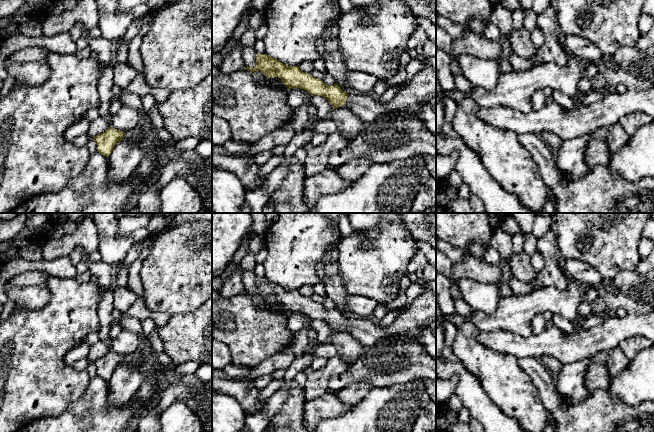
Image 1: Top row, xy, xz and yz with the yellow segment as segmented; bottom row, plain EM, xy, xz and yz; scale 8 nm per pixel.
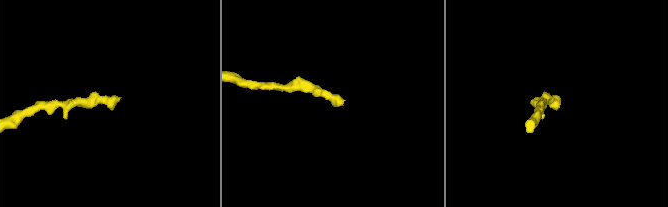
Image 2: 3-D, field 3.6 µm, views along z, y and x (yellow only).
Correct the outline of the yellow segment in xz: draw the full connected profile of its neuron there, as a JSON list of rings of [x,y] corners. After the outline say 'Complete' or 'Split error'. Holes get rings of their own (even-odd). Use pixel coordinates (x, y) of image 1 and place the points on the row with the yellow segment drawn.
[[[257,53],[256,66],[243,68],[251,74],[260,71],[268,79],[278,77],[291,89],[300,88],[311,96],[323,96],[333,109],[345,106],[365,123],[372,123],[380,116],[390,113],[406,113],[424,122],[421,114],[423,104],[429,105],[436,113],[436,68],[432,66],[419,71],[386,103],[378,103],[369,94],[347,94],[337,84],[328,86],[322,79],[301,71],[298,66],[285,65],[267,54]]]. Split error

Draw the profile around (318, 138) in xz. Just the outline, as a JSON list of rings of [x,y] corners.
[[[315,133],[312,135],[309,144],[311,146],[320,145],[326,141],[328,136],[329,136],[329,134],[327,134],[327,133]]]

